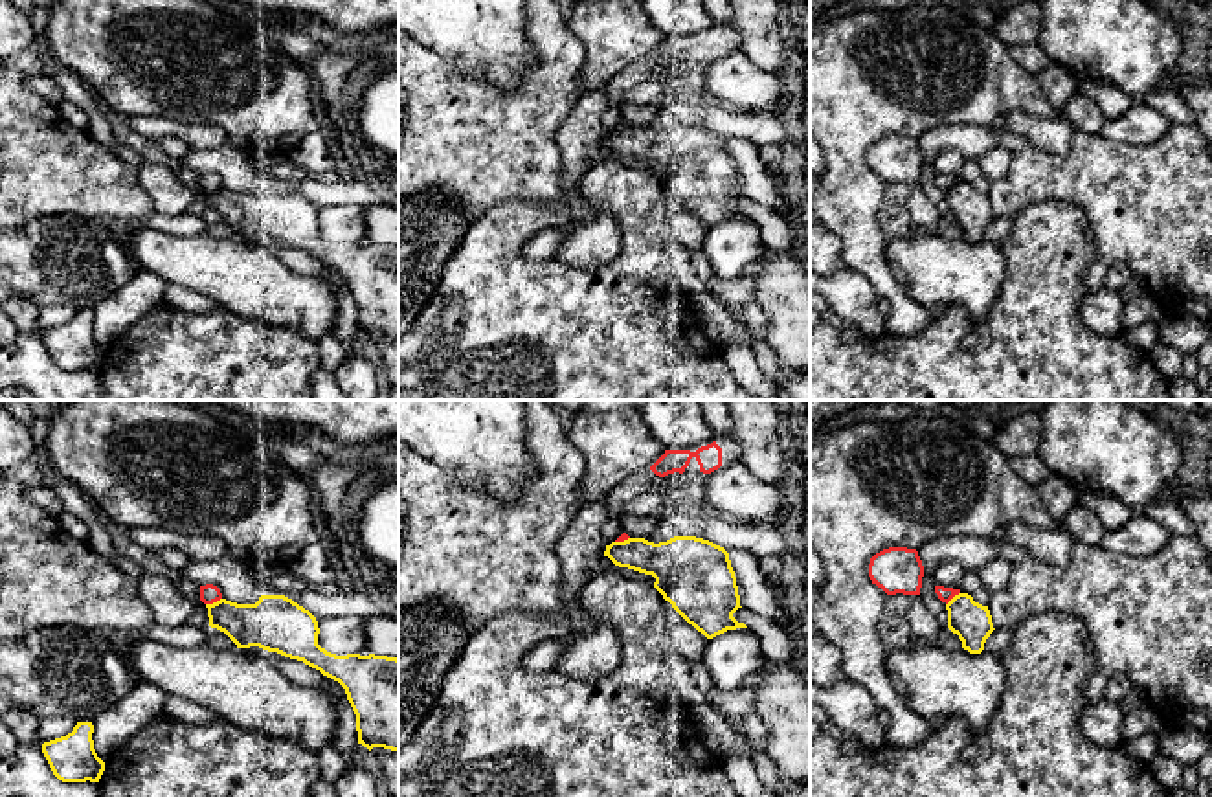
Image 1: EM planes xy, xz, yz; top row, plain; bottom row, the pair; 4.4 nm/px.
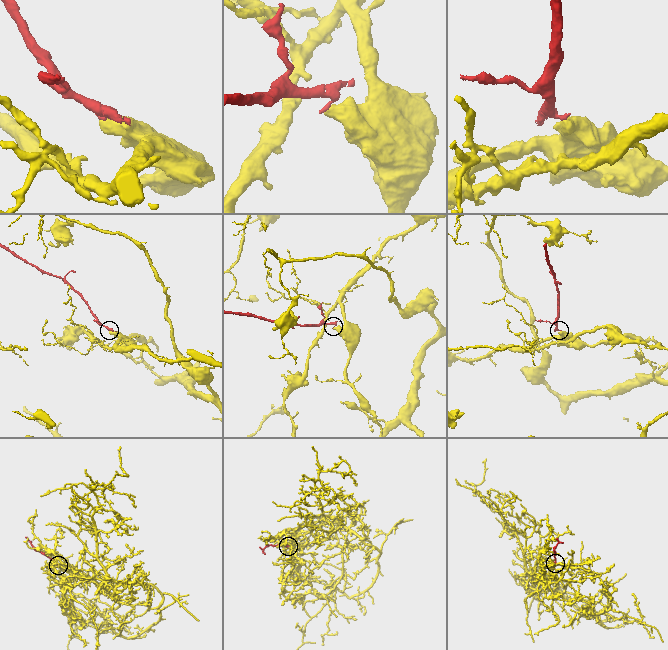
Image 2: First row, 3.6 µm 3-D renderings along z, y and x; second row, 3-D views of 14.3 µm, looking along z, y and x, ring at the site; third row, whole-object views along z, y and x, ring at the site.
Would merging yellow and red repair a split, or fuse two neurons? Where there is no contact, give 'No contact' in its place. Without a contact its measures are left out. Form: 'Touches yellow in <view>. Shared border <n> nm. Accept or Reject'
Touches yellow in xy. Shared border 80 nm. Reject

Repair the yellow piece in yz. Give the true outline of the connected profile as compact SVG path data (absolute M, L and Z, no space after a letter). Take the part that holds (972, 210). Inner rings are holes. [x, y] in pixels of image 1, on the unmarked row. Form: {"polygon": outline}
{"polygon": "M959 182L946 193L946 198L948 217L959 224L962 237L970 242L981 242L995 219L988 195L975 191L968 182Z"}

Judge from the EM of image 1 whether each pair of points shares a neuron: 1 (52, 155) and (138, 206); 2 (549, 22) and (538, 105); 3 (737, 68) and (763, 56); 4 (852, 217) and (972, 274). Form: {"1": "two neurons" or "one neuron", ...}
{"1": "one neuron", "2": "one neuron", "3": "two neurons", "4": "two neurons"}

